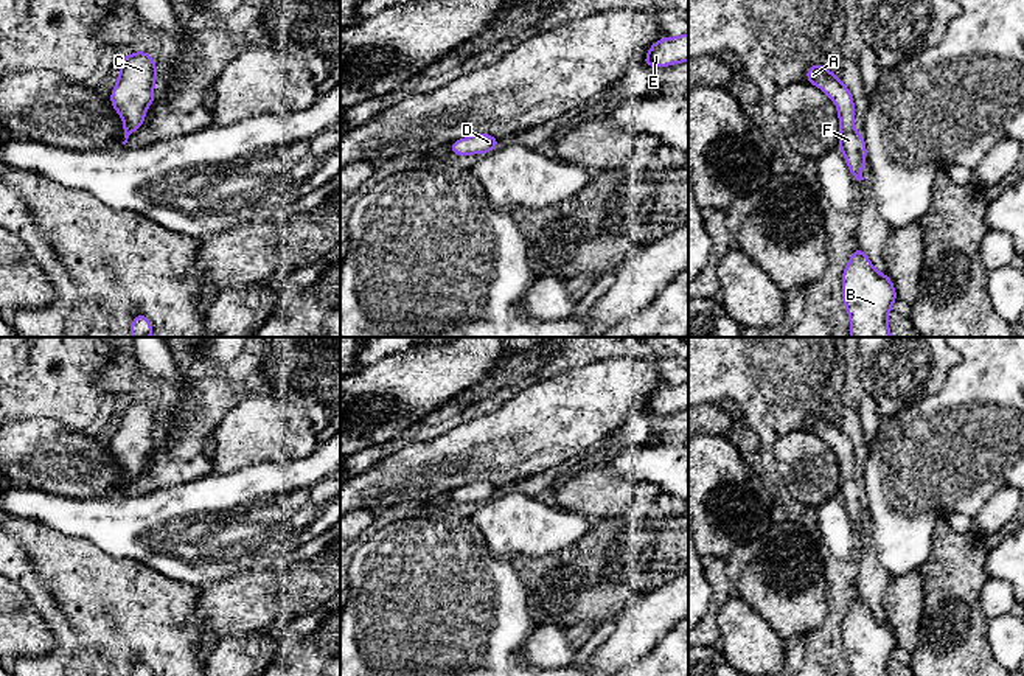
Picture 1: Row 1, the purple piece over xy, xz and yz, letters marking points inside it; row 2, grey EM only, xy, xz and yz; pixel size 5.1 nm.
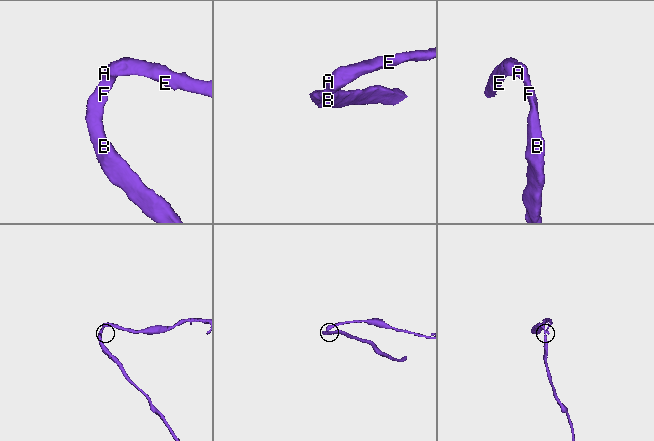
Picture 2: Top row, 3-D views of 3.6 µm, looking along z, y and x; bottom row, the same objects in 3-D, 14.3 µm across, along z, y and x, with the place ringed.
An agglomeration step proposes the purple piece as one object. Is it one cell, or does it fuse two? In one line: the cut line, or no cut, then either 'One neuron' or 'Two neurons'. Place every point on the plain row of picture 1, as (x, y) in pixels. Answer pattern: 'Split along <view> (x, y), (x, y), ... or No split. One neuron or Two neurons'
No split. One neuron

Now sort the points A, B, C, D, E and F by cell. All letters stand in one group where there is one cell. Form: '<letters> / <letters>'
A B C D E F

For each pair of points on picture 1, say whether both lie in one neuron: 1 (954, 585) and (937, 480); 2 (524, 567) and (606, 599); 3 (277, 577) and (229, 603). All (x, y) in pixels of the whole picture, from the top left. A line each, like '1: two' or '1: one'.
1: two
2: one
3: one

